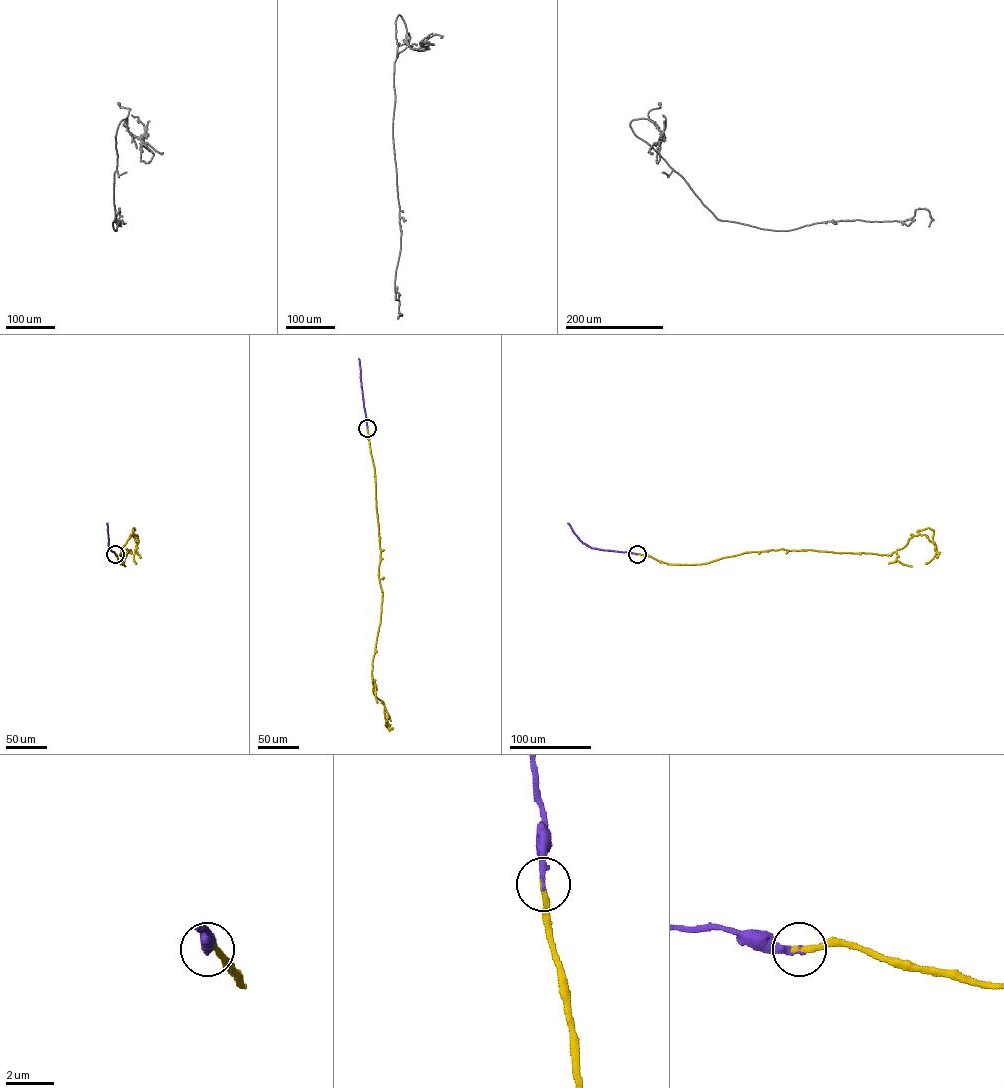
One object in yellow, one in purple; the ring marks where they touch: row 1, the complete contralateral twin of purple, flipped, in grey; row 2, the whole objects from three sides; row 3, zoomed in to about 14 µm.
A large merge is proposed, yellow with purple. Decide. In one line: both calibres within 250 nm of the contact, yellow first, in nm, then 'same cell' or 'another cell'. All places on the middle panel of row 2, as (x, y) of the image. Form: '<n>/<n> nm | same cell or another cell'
280/220 nm | same cell

